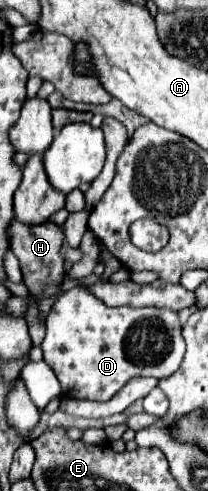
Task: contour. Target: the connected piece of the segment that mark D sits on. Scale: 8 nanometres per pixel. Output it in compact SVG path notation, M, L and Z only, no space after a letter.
M77 285L53 303L49 315L47 315L47 335L41 345L43 359L53 367L53 371L59 377L59 383L63 387L63 397L75 397L75 399L89 399L89 401L107 401L111 399L131 377L155 377L163 379L175 373L183 361L185 353L185 341L181 337L181 323L175 313L167 309L155 309L155 307L107 307L103 301L99 301L93 293L87 291L87 287Z

